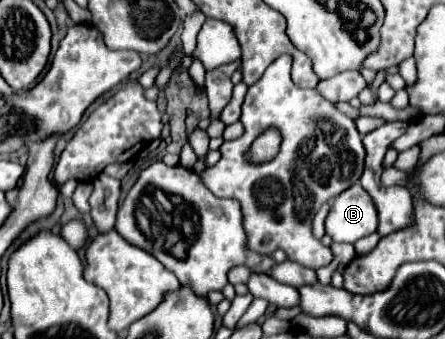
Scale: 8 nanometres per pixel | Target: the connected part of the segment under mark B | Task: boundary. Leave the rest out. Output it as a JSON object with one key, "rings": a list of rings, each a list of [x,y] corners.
{"rings":[[[360,182],[338,194],[326,216],[326,232],[334,242],[356,242],[378,228],[378,212],[372,196],[364,192]]]}

